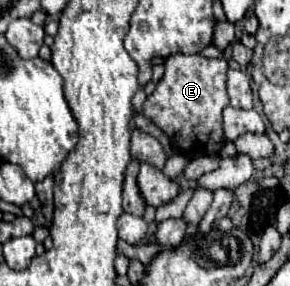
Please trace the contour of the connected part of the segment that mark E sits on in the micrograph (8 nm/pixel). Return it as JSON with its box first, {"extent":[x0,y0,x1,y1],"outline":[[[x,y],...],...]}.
{"extent":[142,54,228,158],"outline":[[[172,54],[166,58],[164,68],[164,78],[156,84],[156,90],[146,98],[142,114],[170,136],[174,148],[182,156],[198,158],[218,154],[224,146],[222,110],[224,106],[228,106],[226,60],[204,58],[200,54]]]}

